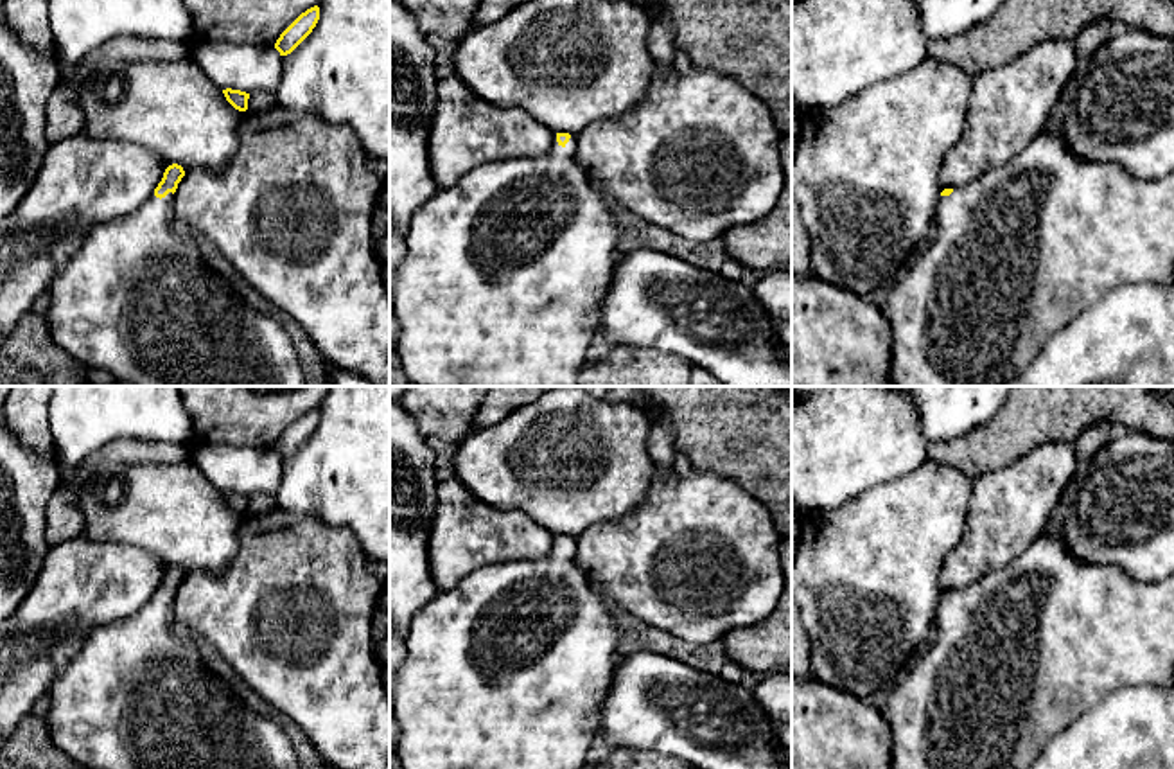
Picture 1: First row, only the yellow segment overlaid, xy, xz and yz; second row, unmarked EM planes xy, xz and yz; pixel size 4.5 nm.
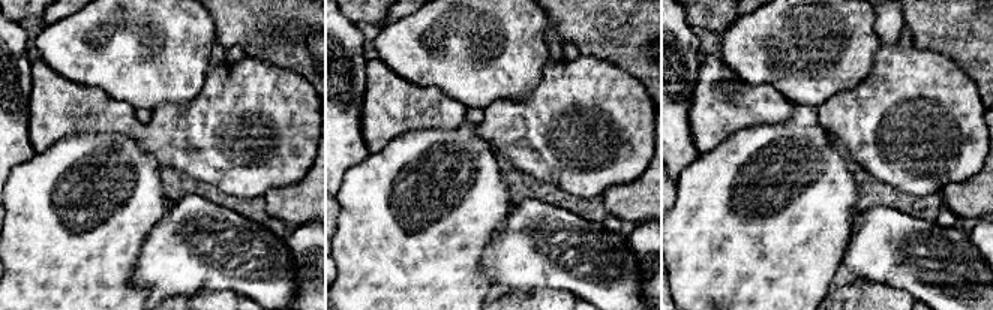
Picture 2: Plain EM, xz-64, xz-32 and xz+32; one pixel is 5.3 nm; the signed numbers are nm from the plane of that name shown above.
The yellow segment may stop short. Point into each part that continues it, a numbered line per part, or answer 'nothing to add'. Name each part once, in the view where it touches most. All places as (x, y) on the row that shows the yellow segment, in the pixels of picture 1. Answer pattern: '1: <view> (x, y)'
1: xz (503, 272)

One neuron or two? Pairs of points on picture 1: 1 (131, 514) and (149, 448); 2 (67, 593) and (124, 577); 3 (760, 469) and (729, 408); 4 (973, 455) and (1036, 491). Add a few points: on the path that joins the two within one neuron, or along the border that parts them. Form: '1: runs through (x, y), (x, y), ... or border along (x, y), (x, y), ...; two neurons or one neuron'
1: border along (187, 460), (130, 466), (106, 480); two neurons
2: runs through (81, 586), (85, 583), (110, 581); one neuron
3: runs through (760, 455), (760, 442), (740, 423); one neuron
4: border along (1036, 446), (1007, 466), (986, 471), (972, 482); two neurons

